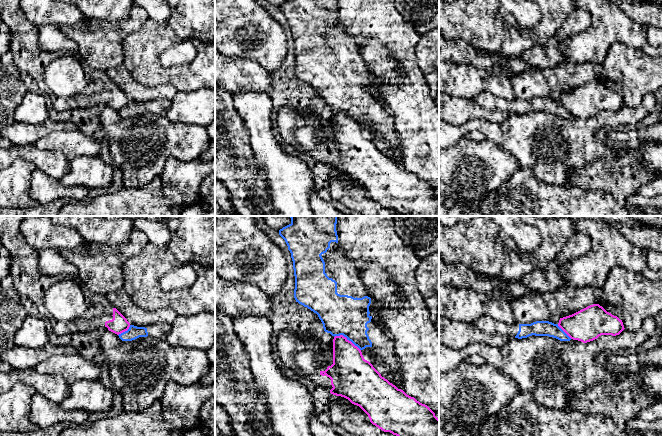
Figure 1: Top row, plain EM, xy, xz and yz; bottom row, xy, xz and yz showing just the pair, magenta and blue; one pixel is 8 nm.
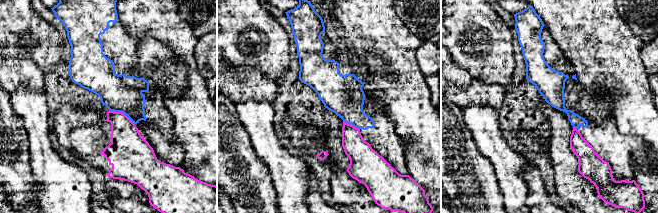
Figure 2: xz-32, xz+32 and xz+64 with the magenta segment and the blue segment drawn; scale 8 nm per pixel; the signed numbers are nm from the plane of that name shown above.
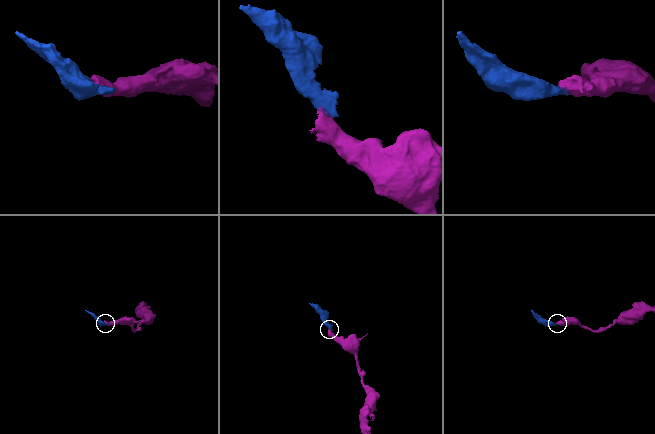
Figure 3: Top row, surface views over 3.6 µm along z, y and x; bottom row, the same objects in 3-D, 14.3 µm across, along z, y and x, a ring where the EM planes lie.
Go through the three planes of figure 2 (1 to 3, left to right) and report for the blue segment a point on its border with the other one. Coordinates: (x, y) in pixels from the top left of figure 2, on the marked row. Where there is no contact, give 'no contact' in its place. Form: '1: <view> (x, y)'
1: xz-32 (121, 112)
2: xz+32 (350, 124)
3: xz+64 (575, 128)

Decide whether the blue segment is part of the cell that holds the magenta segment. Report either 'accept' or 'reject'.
reject

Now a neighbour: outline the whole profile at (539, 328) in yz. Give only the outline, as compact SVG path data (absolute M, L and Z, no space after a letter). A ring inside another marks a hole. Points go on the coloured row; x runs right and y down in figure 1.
M536 321L531 324L519 324L519 331L515 338L522 339L529 336L549 336L560 341L570 341L571 338L558 326L549 321Z

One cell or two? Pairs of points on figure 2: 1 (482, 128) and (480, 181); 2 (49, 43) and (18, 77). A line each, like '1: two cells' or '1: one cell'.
1: two cells
2: two cells

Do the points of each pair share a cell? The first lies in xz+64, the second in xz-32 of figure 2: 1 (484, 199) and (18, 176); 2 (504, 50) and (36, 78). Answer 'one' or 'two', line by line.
1: one
2: two

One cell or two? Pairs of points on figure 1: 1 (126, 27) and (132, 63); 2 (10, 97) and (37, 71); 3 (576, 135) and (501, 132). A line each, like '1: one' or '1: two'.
1: two
2: two
3: one

